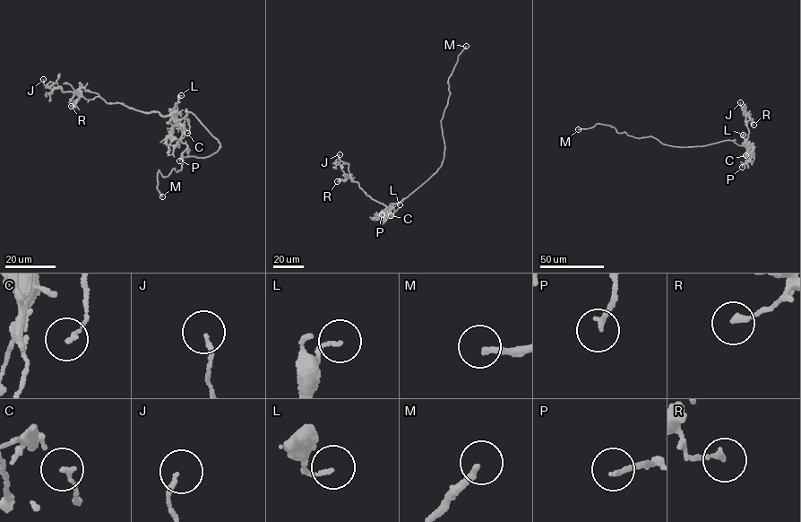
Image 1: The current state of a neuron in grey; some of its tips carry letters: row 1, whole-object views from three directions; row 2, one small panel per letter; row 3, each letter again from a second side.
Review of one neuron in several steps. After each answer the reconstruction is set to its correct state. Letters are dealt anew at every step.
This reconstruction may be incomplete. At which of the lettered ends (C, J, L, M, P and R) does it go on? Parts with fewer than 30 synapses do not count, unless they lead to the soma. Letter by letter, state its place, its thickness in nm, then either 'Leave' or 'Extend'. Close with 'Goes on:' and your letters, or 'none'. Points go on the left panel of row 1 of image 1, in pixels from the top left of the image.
C: Place: (187, 133). Thickness 130 nm. Leave
J: Place: (43, 79). Thickness 120 nm. Leave
L: Place: (181, 95). Thickness 110 nm. Leave
M: Place: (162, 196). Thickness 190 nm. Extend
P: Place: (179, 160). Thickness 160 nm. Leave
R: Place: (71, 106). Thickness 190 nm. Leave
Goes on: M

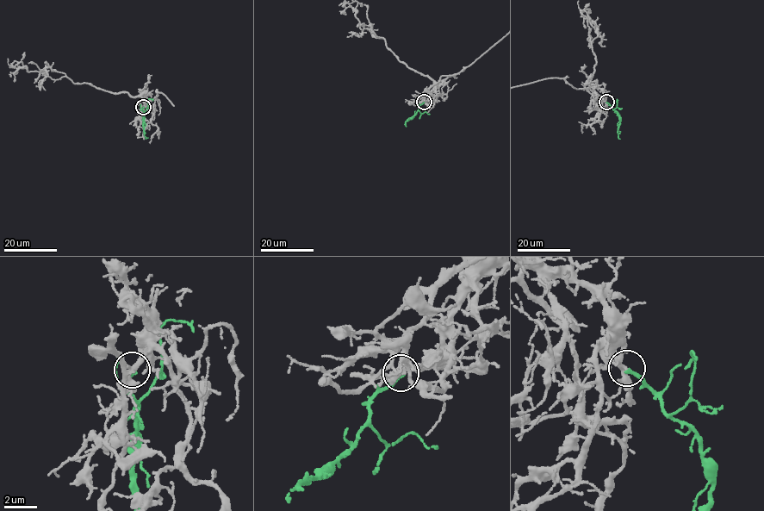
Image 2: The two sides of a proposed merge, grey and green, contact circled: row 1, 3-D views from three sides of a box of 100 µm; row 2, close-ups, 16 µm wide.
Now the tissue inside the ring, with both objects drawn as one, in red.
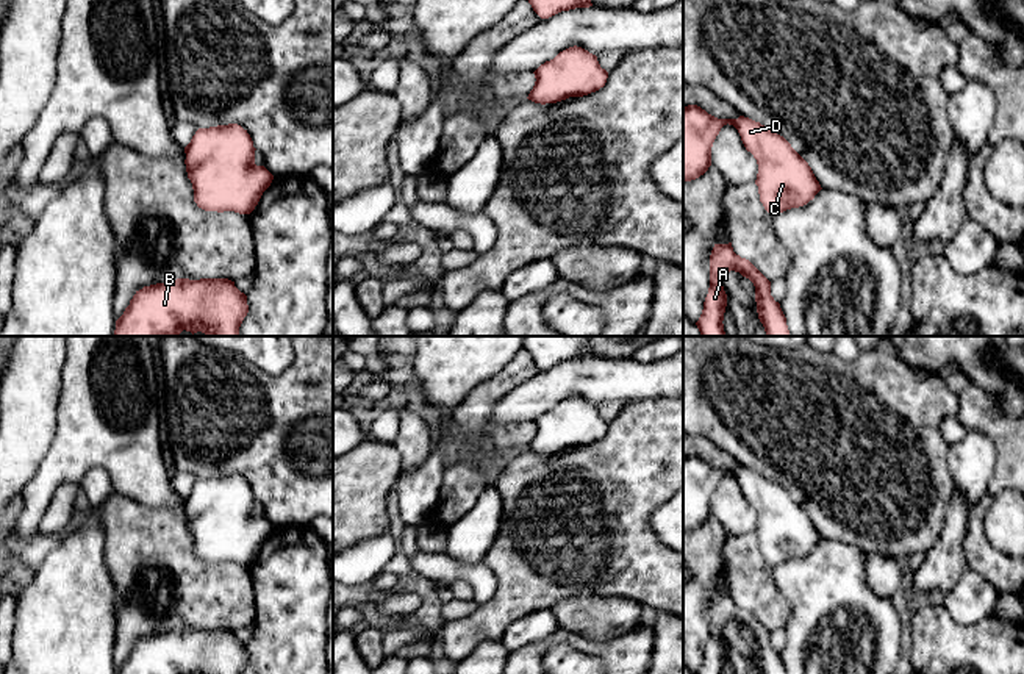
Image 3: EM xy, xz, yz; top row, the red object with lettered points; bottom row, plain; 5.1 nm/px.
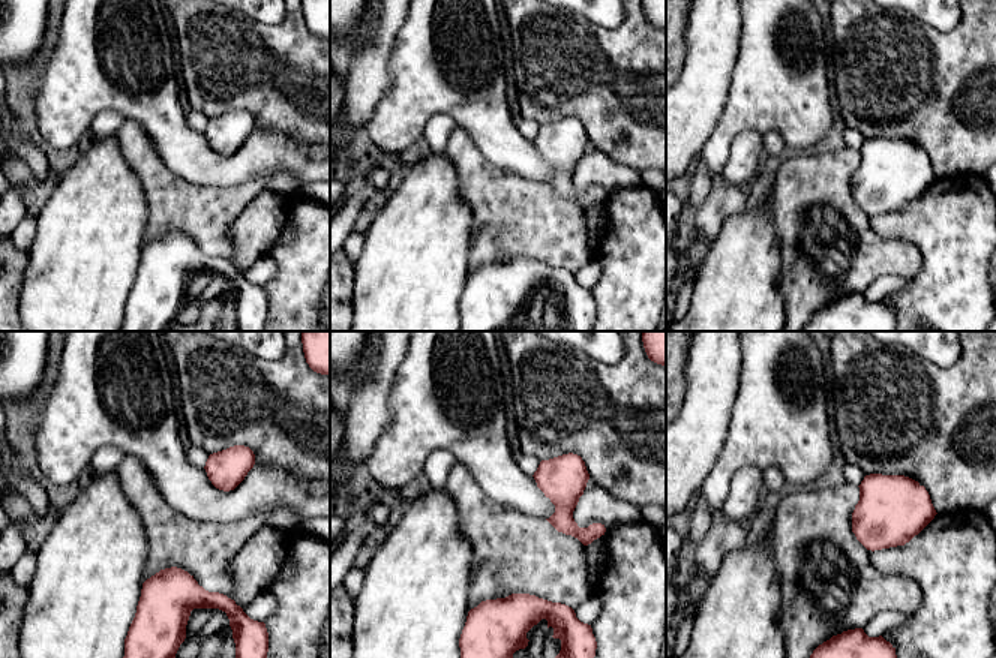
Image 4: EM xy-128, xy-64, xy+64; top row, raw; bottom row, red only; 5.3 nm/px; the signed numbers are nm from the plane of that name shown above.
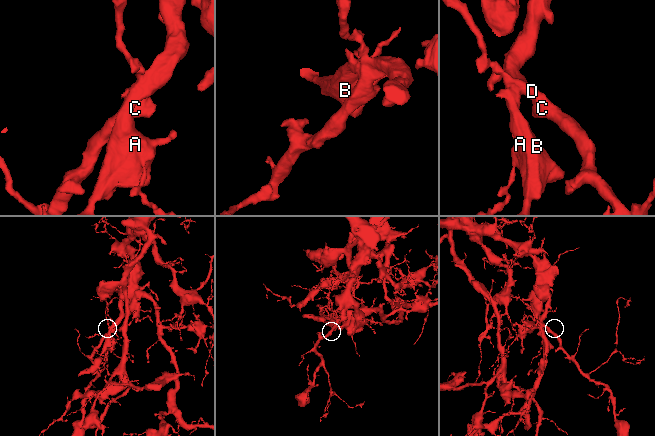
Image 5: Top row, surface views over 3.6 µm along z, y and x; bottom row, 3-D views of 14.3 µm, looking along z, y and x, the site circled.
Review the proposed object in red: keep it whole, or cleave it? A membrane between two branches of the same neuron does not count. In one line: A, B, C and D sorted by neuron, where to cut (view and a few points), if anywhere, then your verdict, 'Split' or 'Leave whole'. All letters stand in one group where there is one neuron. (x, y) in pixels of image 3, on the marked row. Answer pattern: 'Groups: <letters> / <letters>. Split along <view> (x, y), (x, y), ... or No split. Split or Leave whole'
Groups: A B C D. No split. Leave whole

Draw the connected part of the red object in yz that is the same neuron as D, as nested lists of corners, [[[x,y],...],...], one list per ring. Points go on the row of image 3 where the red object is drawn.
[[[697,105],[683,106],[683,180],[704,175],[711,147],[724,125],[733,125],[758,164],[755,185],[764,210],[775,216],[807,205],[822,189],[808,163],[775,131],[739,116],[718,119]]]

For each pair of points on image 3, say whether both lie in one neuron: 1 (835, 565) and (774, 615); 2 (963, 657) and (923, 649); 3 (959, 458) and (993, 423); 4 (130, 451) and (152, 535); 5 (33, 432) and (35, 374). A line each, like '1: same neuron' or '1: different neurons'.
1: different neurons
2: same neuron
3: different neurons
4: different neurons
5: same neuron

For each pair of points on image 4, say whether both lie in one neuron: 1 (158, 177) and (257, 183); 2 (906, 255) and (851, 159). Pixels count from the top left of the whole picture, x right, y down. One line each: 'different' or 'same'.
1: same
2: same

